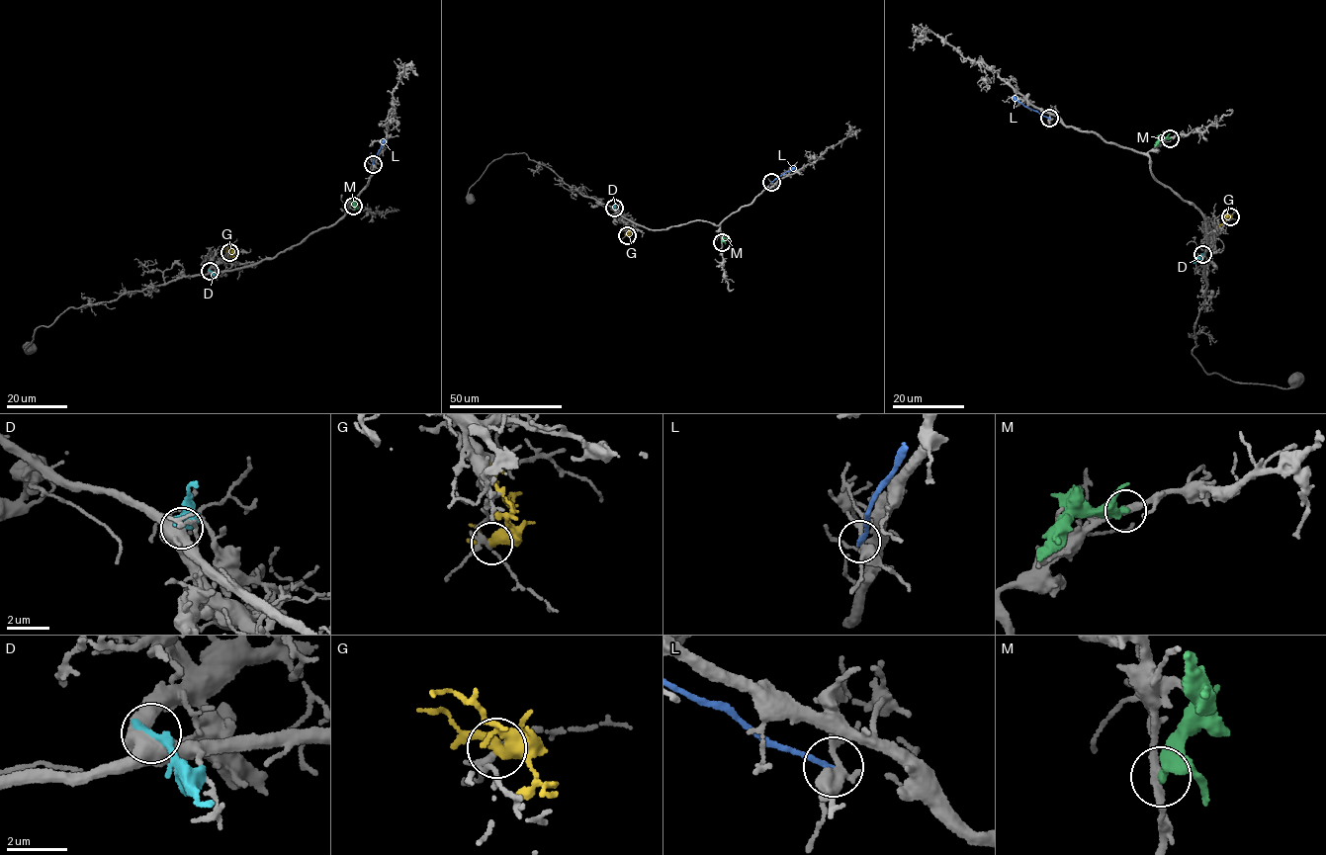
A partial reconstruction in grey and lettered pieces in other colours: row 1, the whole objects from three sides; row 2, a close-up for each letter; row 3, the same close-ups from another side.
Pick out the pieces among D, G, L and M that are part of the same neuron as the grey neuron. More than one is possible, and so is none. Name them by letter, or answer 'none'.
none

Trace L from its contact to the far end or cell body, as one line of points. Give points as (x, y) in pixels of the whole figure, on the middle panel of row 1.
L: (771, 182), (795, 168)

